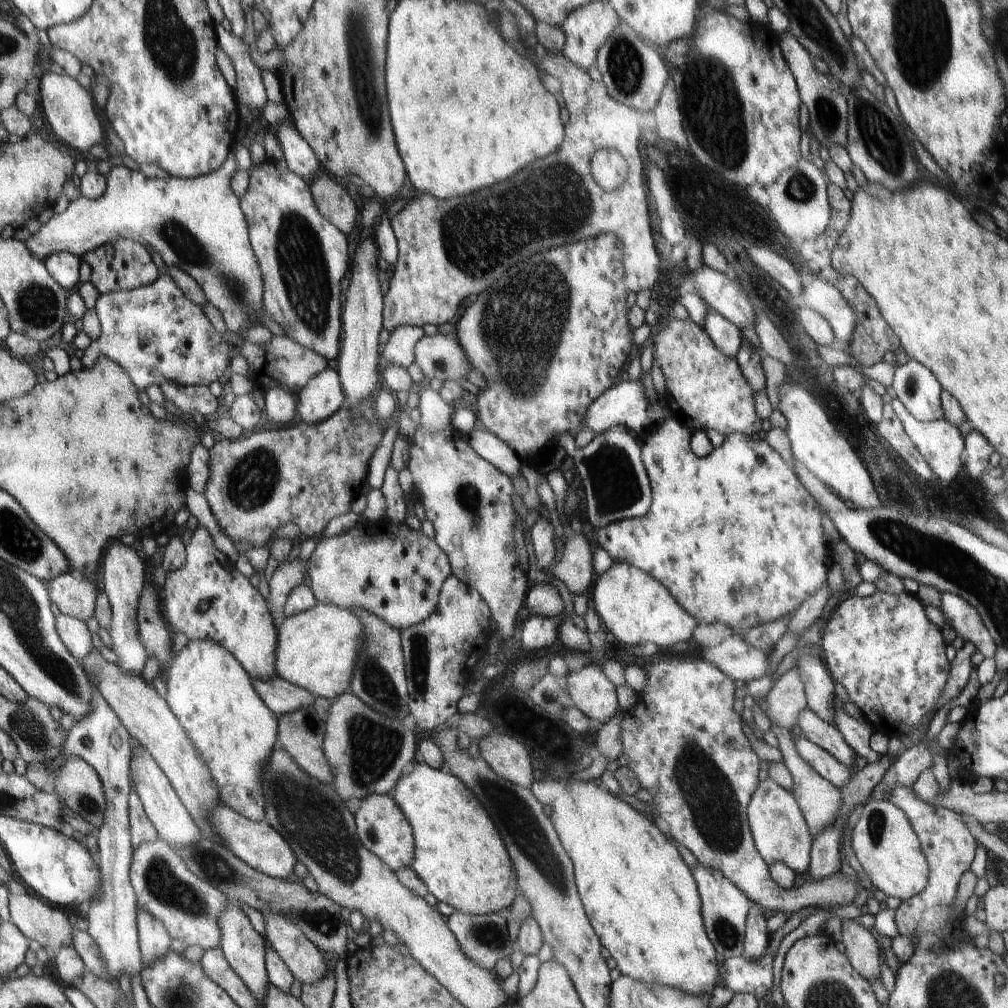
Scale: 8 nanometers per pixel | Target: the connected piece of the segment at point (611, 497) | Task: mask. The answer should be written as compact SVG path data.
M618 425L598 433L587 446L574 448L574 442L564 443L572 458L586 494L586 517L592 529L604 528L612 522L642 518L652 506L652 488L642 462L642 446L627 427Z

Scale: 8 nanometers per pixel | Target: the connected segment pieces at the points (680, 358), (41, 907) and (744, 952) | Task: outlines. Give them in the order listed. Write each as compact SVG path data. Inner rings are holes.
M692 319L685 321L670 320L669 324L664 327L660 325L654 329L654 333L649 340L654 344L654 362L660 366L662 376L666 381L666 394L672 415L683 422L692 432L706 431L708 428L720 432L727 437L730 434L763 434L762 420L756 414L754 404L754 390L748 386L748 382L744 380L743 374L738 366L735 358L724 356L710 338L709 334L703 327L698 326Z
M9 893L9 921L31 940L44 948L52 946L56 951L62 946L72 945L72 923L60 908L52 908L28 893Z
M752 904L746 918L745 939L739 955L750 960L760 960L768 948L770 934L766 925L766 911L758 904Z

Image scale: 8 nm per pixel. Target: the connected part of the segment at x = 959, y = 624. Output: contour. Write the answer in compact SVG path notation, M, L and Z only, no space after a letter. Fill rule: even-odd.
M943 592L940 596L940 610L957 636L973 644L976 651L980 652L985 659L994 658L997 644L992 640L982 618L973 606L960 596Z

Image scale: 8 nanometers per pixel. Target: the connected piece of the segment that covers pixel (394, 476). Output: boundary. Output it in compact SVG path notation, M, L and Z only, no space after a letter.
M392 466L386 468L381 490L387 506L385 514L389 520L394 524L404 521L411 505L407 495L402 492L402 488L398 484L398 471L394 470Z

